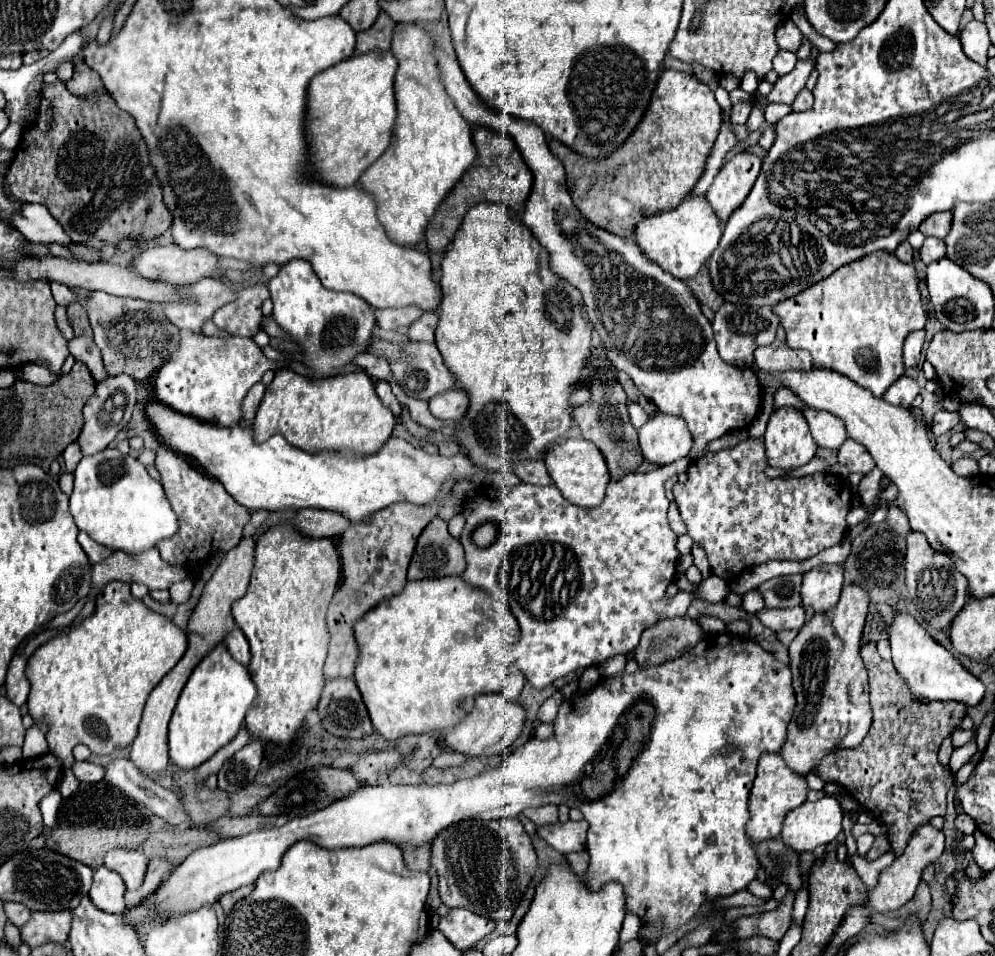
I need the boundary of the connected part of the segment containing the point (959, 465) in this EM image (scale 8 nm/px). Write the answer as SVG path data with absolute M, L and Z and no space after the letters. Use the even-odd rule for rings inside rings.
M963 456L963 458L959 458L951 468L953 468L953 472L955 472L957 476L965 476L965 478L969 478L969 476L977 476L977 474L979 474L977 460L973 460L971 456Z

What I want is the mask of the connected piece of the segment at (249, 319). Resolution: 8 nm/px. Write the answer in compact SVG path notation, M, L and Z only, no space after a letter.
M265 284L241 288L235 302L225 304L213 314L215 326L235 336L255 336L257 330L261 330L261 304L265 298L269 298L269 290Z

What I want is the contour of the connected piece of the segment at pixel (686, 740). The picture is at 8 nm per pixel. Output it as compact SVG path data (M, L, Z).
M729 632L725 634L717 634L713 636L705 636L695 648L691 648L689 652L681 654L677 660L667 660L665 664L657 664L657 666L647 666L647 668L639 668L635 674L615 674L615 676L605 676L597 682L597 686L591 692L577 692L573 694L569 700L565 700L557 712L555 718L555 734L549 740L537 740L531 738L529 742L525 742L521 748L517 748L513 754L507 756L507 760L497 768L497 770L487 770L471 780L459 780L451 786L393 786L393 784L383 784L383 786L373 786L373 788L357 788L357 792L351 792L349 796L335 800L333 804L329 804L327 808L321 808L317 812L311 812L307 816L301 818L293 818L291 822L287 822L281 828L265 828L265 830L255 830L249 832L245 836L237 836L237 838L227 838L227 840L219 840L217 844L211 844L207 848L199 848L193 854L189 854L183 864L179 864L169 878L163 878L163 882L159 884L159 888L147 896L143 902L139 902L137 906L133 906L125 916L125 924L129 924L131 928L145 924L145 922L153 922L155 920L167 920L173 916L181 916L185 912L191 912L195 908L203 908L207 904L219 902L221 896L241 888L241 886L249 886L255 884L255 880L259 878L261 872L265 870L277 870L281 866L281 858L283 854L299 840L311 840L317 846L323 848L351 848L351 846L365 846L365 844L373 844L377 840L391 840L397 846L403 844L413 844L419 846L421 842L431 844L431 840L445 830L449 824L461 822L461 820L497 820L497 818L513 818L517 814L521 814L525 808L539 808L539 806L547 806L547 804L567 804L569 808L577 808L583 812L585 820L589 822L589 834L587 834L587 850L591 854L591 862L589 862L589 870L585 874L585 882L589 884L589 888L599 890L605 882L615 880L621 882L625 888L625 898L627 898L627 912L637 914L643 922L649 922L653 918L663 916L665 918L665 934L673 932L675 928L679 928L681 924L689 922L697 912L699 906L705 902L713 902L719 896L731 896L739 890L745 890L745 886L755 880L755 874L759 870L759 862L755 856L755 848L751 844L751 840L745 836L745 824L749 822L749 810L747 810L747 800L749 800L749 792L755 780L755 772L757 772L757 762L765 752L779 752L785 736L787 736L787 726L791 720L795 708L795 692L791 686L791 670L789 666L785 666L783 662L779 662L771 652L763 650L757 642L753 642L747 636L733 636Z

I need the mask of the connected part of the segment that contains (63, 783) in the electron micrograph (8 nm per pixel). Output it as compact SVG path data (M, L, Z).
M63 770L61 778L59 778L59 792L61 792L61 796L63 798L71 796L77 790L77 786L79 786L79 780L75 778L75 774L71 770Z

